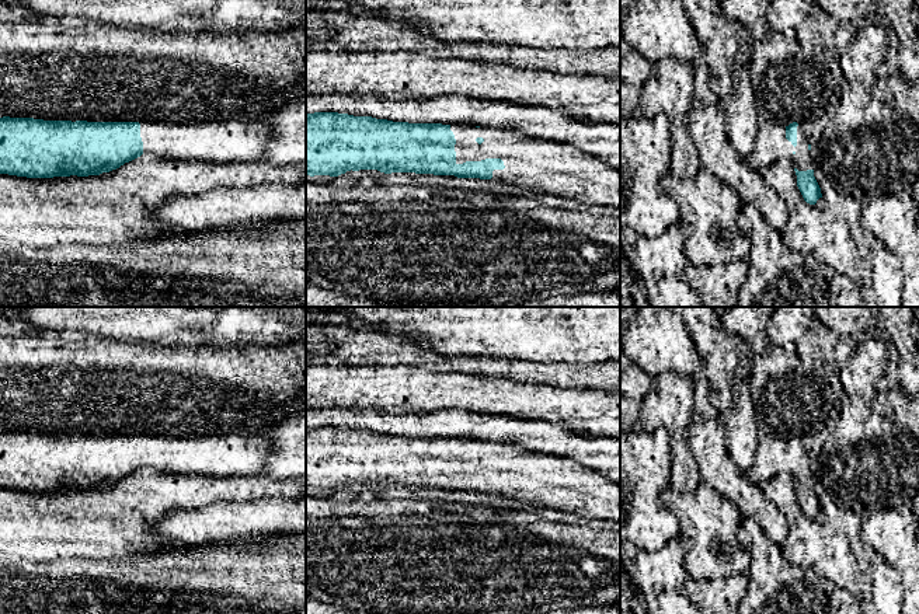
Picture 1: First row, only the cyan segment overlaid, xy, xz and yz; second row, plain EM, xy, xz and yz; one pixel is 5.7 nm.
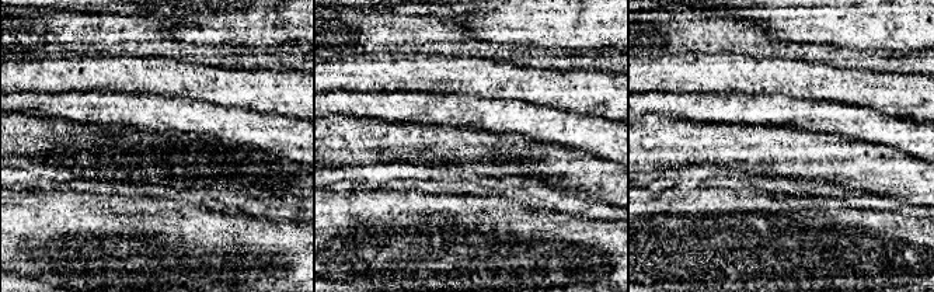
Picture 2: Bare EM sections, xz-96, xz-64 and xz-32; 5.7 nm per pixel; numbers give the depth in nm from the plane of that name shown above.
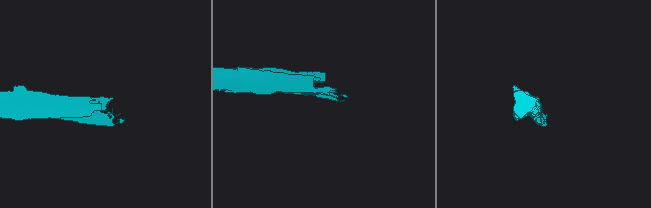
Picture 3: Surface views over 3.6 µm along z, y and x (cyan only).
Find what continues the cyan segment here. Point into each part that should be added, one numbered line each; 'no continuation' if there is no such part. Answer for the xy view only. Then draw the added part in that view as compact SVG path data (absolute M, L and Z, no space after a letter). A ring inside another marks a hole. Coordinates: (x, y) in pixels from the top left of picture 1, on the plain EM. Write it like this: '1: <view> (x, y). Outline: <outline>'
1: xy (233, 454). Outline: M264 435L163 437L140 436L143 468L216 477L258 475L268 442Z

